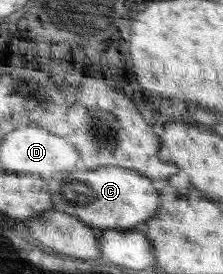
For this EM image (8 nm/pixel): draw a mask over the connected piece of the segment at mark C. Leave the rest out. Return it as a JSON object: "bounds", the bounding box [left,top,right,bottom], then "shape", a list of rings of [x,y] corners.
{"bounds":[47,166,160,230],"shape":[[[109,166],[87,170],[79,168],[71,171],[63,171],[63,175],[47,175],[51,177],[49,190],[53,198],[53,209],[75,217],[81,222],[102,230],[133,230],[141,223],[147,223],[153,215],[157,215],[160,203],[158,184],[151,178],[128,170],[123,167]]]}

